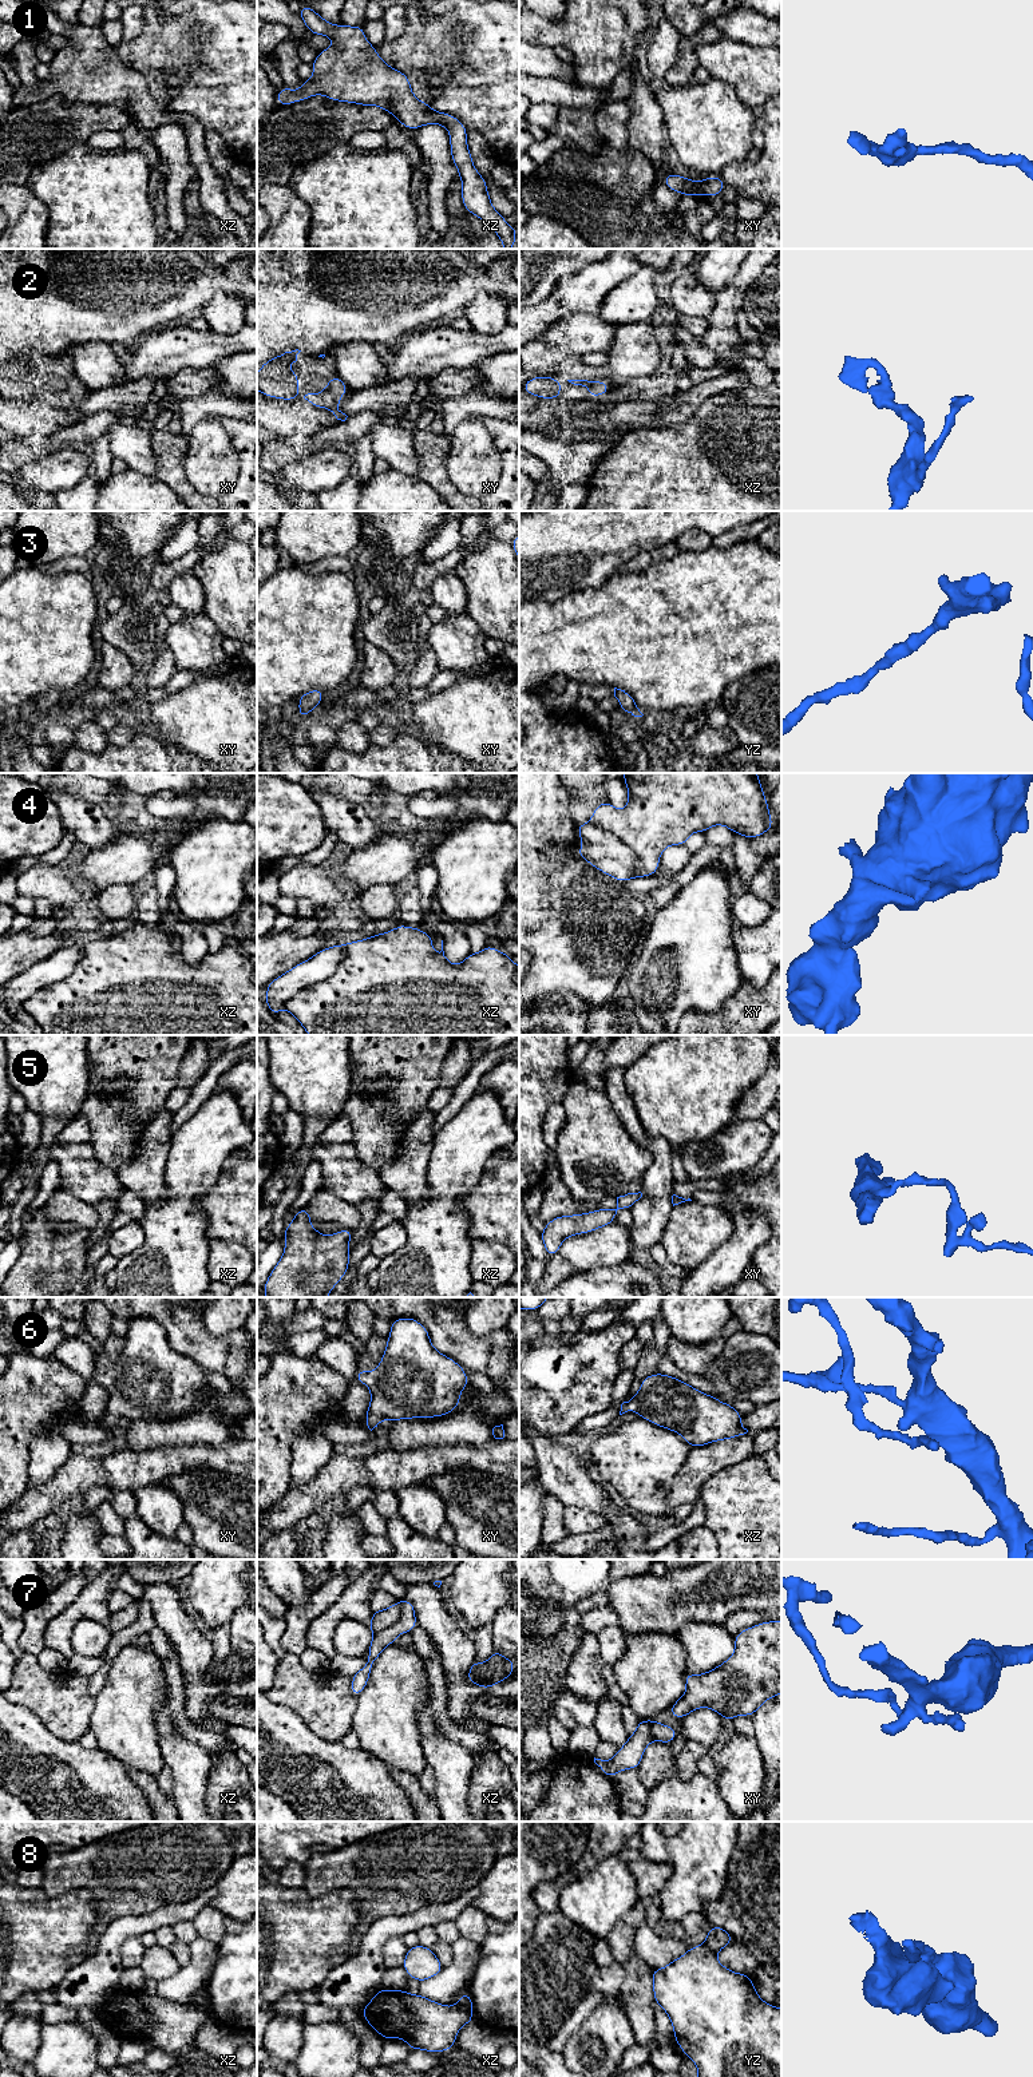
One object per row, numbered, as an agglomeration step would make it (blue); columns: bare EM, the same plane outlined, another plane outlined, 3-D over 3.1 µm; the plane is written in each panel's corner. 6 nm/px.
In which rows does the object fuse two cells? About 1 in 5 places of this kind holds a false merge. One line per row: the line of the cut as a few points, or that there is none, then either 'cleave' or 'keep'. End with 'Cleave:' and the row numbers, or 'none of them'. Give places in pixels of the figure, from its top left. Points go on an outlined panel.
1: no cut | keep
2: no cut | keep
3: no cut | keep
4: xz (345, 946), (345, 956), (332, 974), (297, 990), (284, 1006) | cleave
5: no cut | keep
6: no cut | keep
7: xz (400, 1601), (400, 1616), (391, 1625), (373, 1634) | cleave
8: xz (455, 2005), (471, 2014) | cleave
Cleave: 4, 7, 8

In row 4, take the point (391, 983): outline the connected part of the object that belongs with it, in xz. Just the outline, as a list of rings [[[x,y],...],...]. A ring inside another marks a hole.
[[[399,924],[395,930],[387,931],[384,934],[376,934],[367,939],[349,942],[345,944],[345,958],[339,964],[336,972],[324,980],[318,980],[304,990],[297,991],[290,999],[285,1002],[285,1008],[300,1022],[309,1035],[519,1035],[519,984],[516,983],[516,978],[519,976],[519,966],[516,966],[507,954],[500,952],[488,944],[478,954],[471,952],[462,963],[451,964],[444,956],[443,940],[440,952],[434,952],[431,950],[432,944],[434,939],[430,936],[430,934],[421,931],[420,928],[407,927],[403,924]]]

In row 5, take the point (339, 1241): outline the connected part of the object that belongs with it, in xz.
[[[306,1206],[294,1212],[293,1221],[284,1230],[282,1238],[286,1241],[284,1254],[264,1284],[266,1297],[326,1297],[347,1273],[352,1230],[344,1228],[337,1233],[322,1236],[310,1226],[310,1222]]]

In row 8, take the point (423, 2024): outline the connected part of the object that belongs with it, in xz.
[[[380,1989],[371,2002],[363,2006],[363,2018],[383,2037],[404,2040],[411,2052],[421,2049],[430,2053],[447,2052],[455,2046],[456,2034],[463,2025],[474,2021],[471,2013],[413,1995],[407,1990]]]

